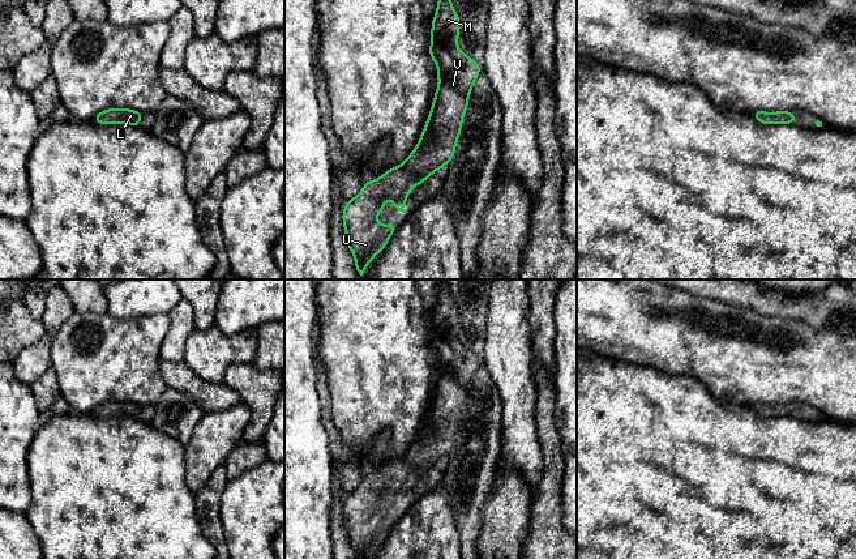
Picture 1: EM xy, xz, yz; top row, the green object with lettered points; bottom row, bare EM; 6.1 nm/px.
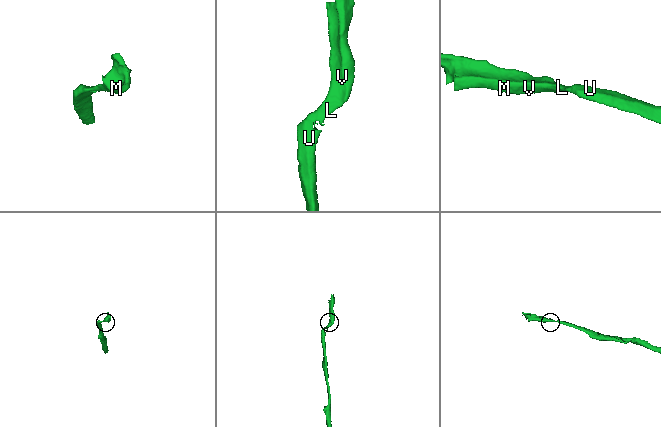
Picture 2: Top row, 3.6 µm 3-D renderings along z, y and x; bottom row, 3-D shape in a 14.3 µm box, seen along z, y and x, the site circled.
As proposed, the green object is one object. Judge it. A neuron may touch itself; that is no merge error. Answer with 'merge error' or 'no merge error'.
no merge error

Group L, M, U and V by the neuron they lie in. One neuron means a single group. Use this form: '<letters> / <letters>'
L M U V

